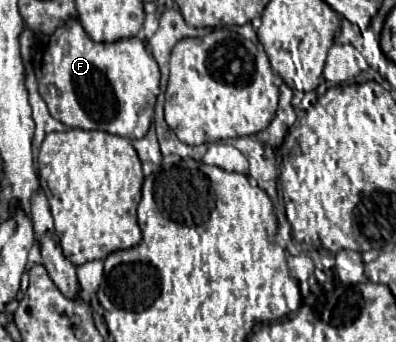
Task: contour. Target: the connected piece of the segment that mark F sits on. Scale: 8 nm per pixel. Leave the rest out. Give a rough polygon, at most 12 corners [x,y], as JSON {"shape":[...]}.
{"shape":[[71,17],[36,76],[67,127],[141,139],[161,75],[139,37]]}

